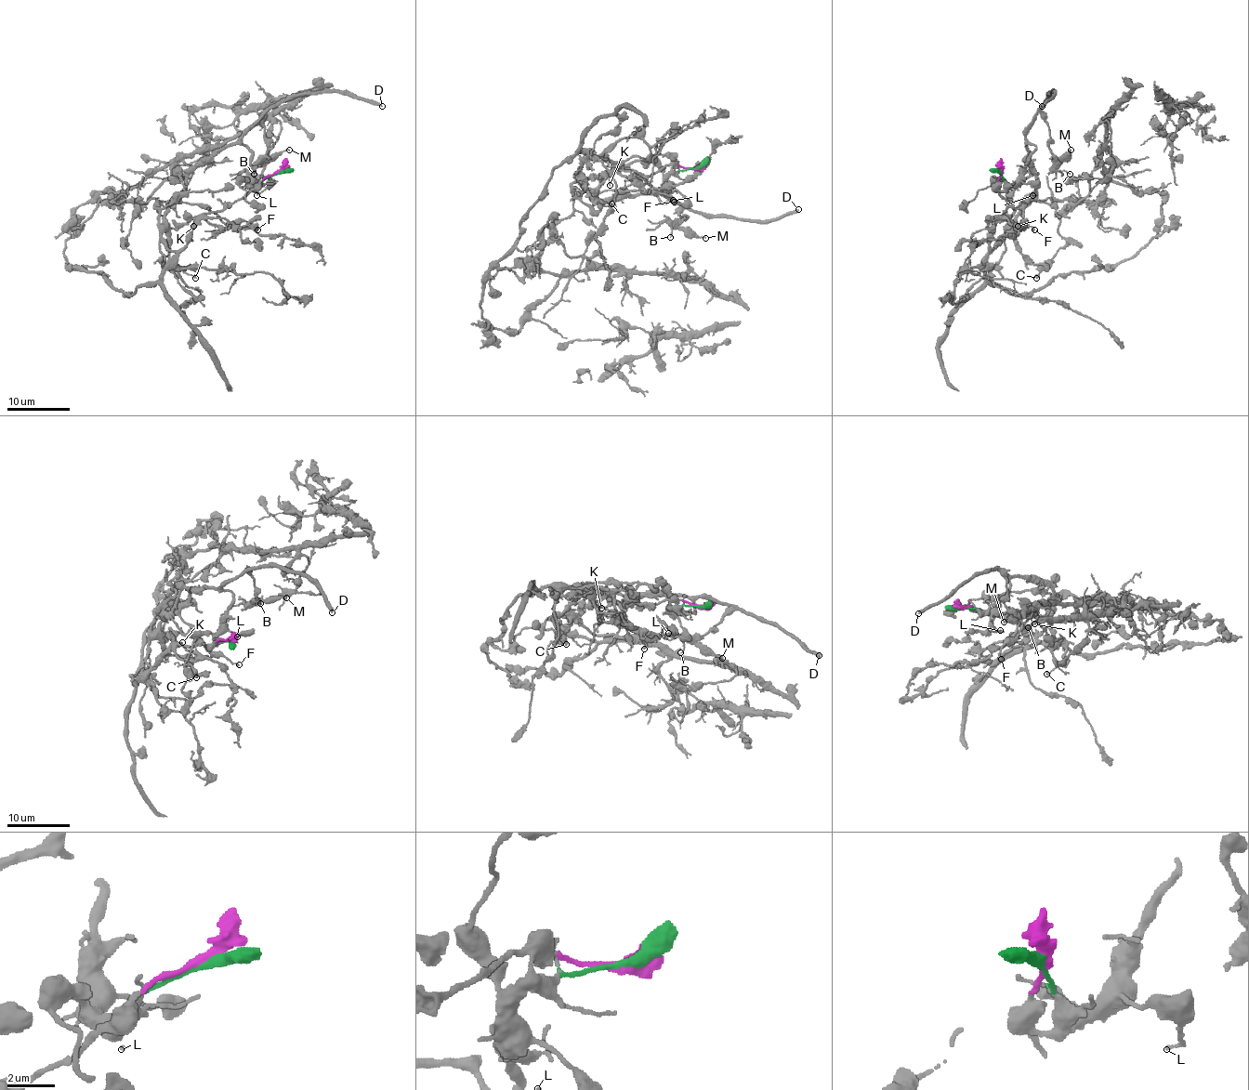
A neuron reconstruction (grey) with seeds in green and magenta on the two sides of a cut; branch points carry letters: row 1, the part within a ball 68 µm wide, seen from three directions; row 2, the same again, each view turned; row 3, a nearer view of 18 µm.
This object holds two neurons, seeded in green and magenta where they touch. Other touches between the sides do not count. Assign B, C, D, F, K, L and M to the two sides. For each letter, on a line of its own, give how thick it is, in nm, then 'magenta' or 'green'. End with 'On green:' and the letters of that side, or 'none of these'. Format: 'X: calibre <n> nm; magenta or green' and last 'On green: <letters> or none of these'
B: calibre 120 nm; green
C: calibre 190 nm; green
D: calibre 360 nm; green
F: calibre 240 nm; green
K: calibre 120 nm; magenta
L: calibre 150 nm; green
M: calibre 140 nm; green
On green: B, C, D, F, L, M

